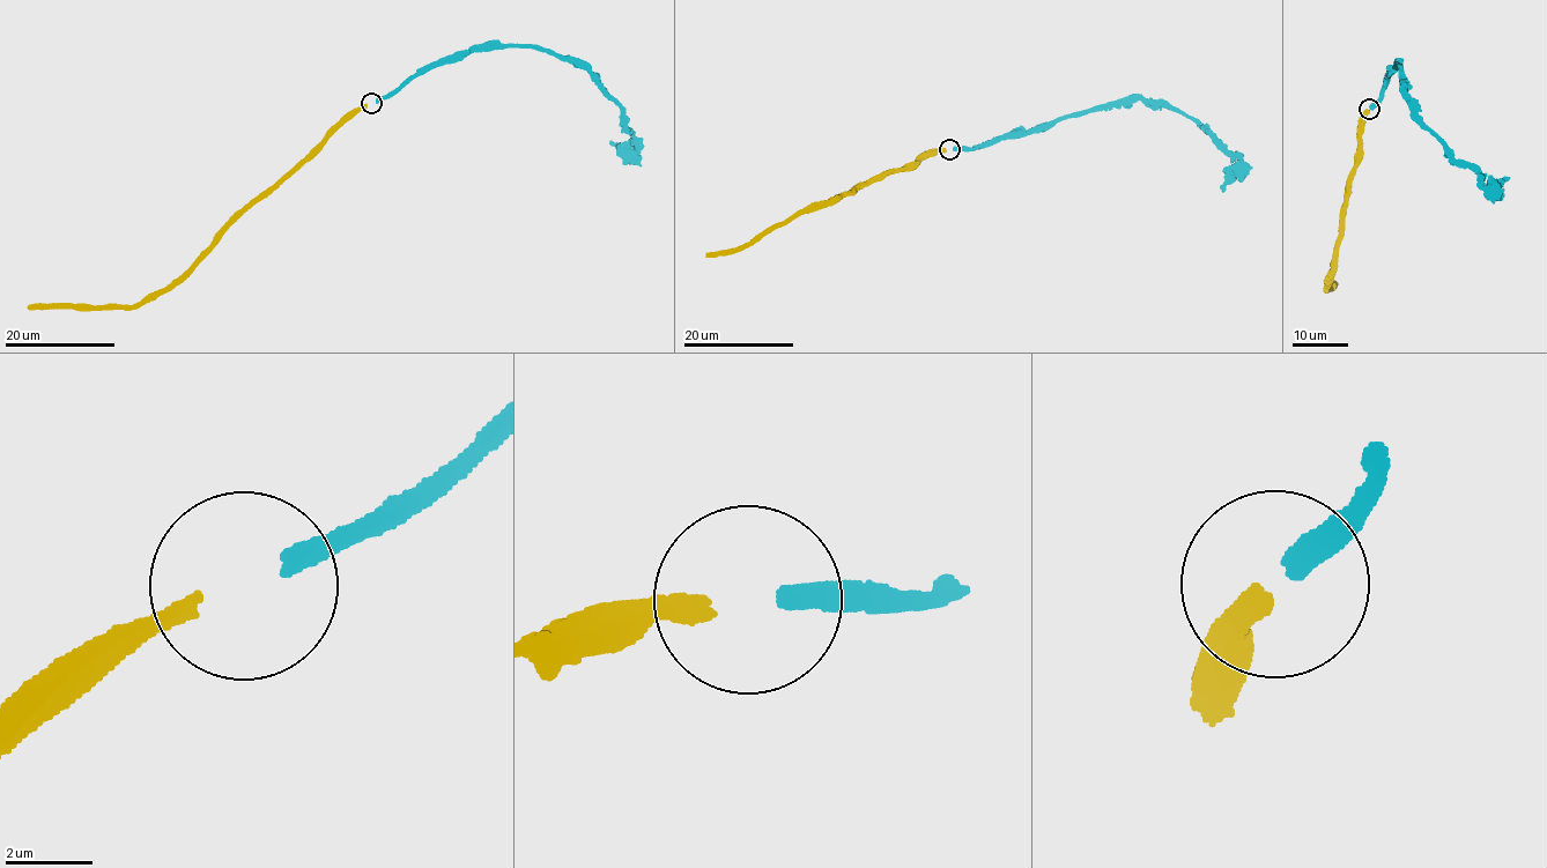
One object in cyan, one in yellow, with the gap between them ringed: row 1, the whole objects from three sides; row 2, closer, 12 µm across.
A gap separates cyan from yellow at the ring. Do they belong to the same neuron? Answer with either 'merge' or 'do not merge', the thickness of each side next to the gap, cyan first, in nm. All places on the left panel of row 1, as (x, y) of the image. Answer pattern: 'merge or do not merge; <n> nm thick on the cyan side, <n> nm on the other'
merge; 440 nm thick on the cyan side, 400 nm on the other

